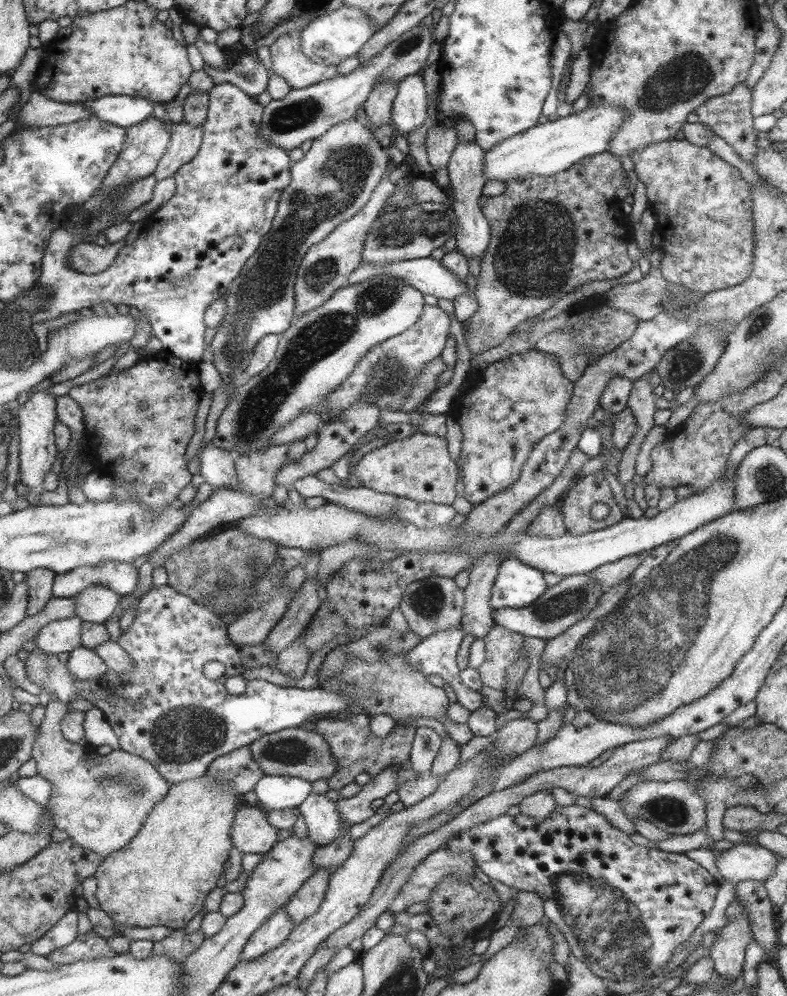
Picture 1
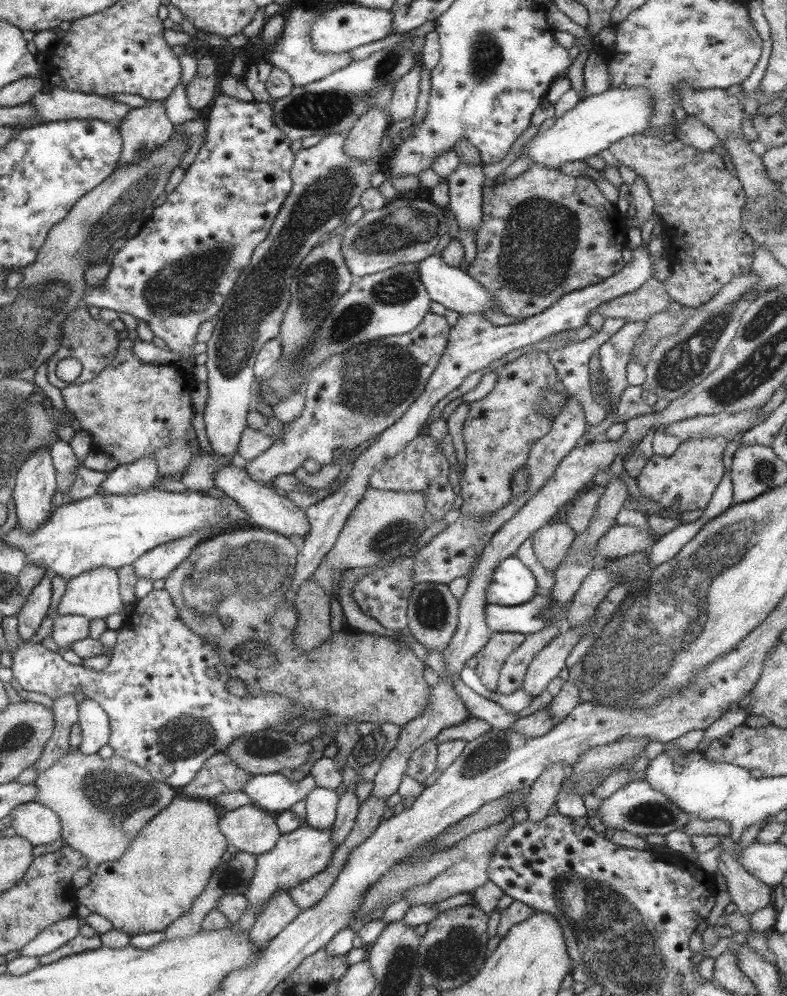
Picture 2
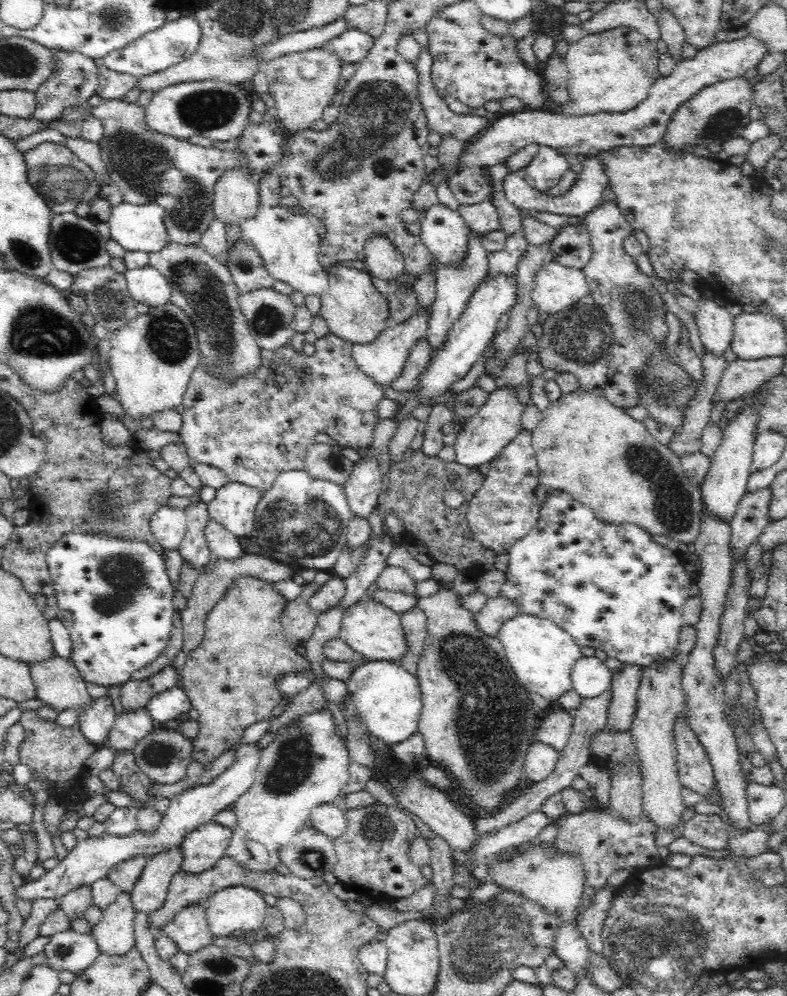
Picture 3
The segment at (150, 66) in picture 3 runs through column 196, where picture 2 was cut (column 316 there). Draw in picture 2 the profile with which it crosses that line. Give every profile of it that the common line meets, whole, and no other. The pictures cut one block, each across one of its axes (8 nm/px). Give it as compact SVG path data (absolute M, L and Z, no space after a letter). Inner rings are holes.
M346 3L319 17L311 26L311 37L312 44L319 54L325 54L325 52L339 54L339 52L349 52L361 44L381 40L392 33L390 30L392 30L392 14L389 10L369 9Z

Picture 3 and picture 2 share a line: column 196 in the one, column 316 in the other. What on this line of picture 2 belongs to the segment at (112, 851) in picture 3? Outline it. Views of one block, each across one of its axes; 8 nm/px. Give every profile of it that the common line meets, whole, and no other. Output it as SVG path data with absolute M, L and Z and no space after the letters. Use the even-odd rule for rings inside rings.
M316 786L306 794L304 800L304 824L317 827L319 830L332 826L336 817L336 804L338 803L335 789Z

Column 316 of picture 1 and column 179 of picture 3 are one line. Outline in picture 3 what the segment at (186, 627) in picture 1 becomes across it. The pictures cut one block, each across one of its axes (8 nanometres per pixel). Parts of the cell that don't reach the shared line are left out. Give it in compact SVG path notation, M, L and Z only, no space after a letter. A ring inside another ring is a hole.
M173 687L150 698L144 709L156 725L165 726L186 717L190 710L190 699L180 687Z

